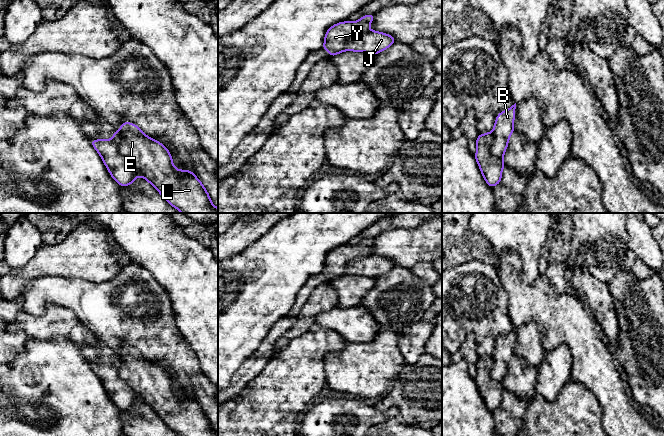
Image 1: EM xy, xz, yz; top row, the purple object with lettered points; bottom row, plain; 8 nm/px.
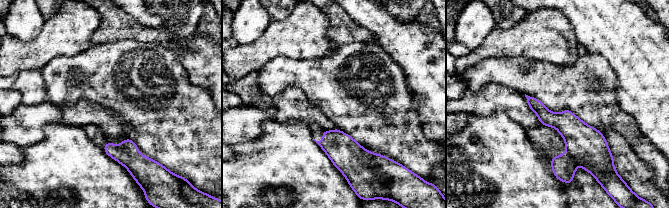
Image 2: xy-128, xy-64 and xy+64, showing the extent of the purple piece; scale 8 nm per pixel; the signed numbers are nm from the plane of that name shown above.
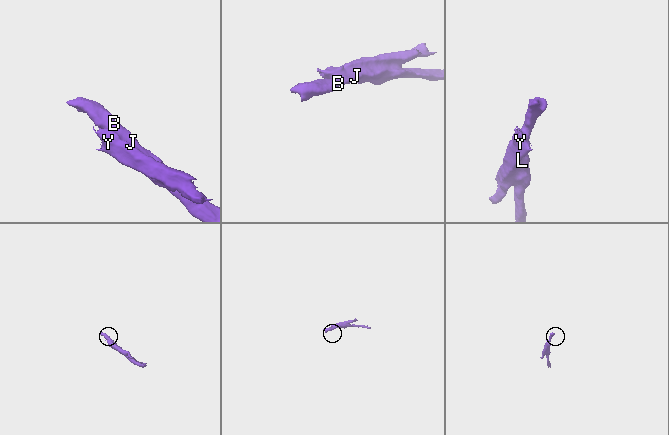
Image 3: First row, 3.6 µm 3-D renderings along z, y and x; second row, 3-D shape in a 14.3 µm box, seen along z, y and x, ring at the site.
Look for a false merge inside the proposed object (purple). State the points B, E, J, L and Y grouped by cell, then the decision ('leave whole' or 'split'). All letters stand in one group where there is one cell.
groups B E J L / Y; split

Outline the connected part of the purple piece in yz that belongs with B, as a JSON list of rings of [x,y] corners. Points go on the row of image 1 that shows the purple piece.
[[[516,103],[497,115],[492,131],[494,140],[491,146],[491,152],[496,156],[503,157],[505,154],[509,138],[514,131],[515,109]]]

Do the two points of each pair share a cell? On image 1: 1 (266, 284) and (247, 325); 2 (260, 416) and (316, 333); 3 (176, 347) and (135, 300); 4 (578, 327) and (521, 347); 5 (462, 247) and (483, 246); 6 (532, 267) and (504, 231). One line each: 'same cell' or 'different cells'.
1: same cell
2: same cell
3: same cell
4: different cells
5: same cell
6: same cell

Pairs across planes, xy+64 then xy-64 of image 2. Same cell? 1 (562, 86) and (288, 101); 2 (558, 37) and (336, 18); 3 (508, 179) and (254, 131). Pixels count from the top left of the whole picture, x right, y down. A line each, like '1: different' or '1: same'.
1: different
2: different
3: different

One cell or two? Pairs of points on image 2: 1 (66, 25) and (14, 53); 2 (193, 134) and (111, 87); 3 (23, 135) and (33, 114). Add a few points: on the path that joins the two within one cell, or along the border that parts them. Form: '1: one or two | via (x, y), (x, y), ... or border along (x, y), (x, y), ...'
1: one | via (53, 38), (40, 51), (27, 52)
2: one | via (173, 120), (140, 87), (131, 87)
3: one | via (29, 131), (32, 127), (32, 120)

